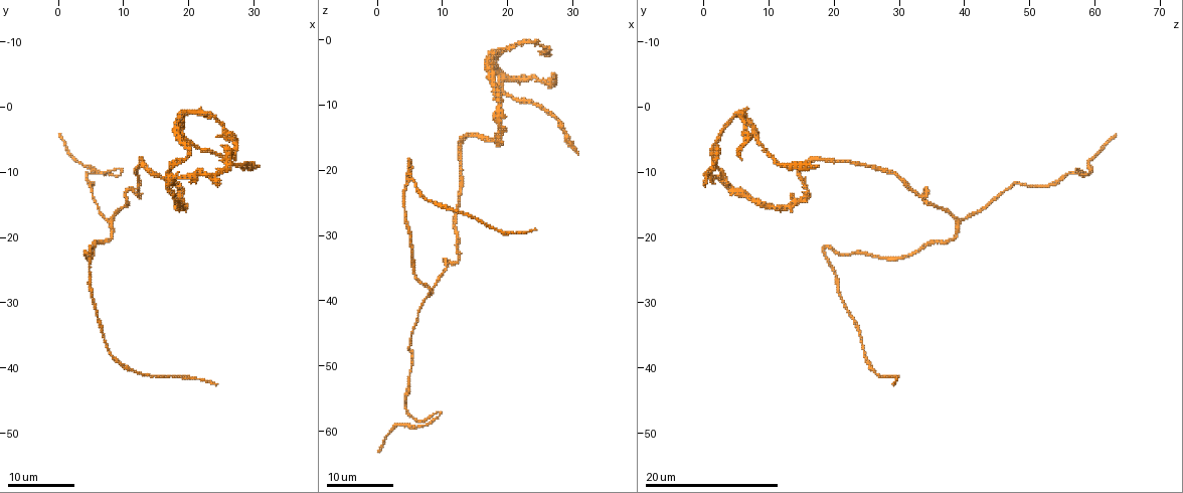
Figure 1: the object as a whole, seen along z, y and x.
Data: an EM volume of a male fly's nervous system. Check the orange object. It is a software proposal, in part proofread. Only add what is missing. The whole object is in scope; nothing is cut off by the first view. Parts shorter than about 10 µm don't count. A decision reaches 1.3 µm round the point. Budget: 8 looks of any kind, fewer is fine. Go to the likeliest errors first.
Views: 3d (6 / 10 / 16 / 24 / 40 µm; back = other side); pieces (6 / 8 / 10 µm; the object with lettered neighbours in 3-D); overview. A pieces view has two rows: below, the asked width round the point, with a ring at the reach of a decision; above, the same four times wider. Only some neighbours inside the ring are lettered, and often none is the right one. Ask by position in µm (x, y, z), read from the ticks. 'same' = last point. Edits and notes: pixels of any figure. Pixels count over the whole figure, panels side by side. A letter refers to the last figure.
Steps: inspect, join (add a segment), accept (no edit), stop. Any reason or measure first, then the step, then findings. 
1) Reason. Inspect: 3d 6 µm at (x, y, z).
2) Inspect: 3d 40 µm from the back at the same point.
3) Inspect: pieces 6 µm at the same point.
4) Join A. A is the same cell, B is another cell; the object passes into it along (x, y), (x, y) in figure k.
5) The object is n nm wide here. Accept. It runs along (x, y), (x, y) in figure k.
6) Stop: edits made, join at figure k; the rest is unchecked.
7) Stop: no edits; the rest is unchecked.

Inspect: 3d 24 µm at (0.5, 4.5, 63.0).

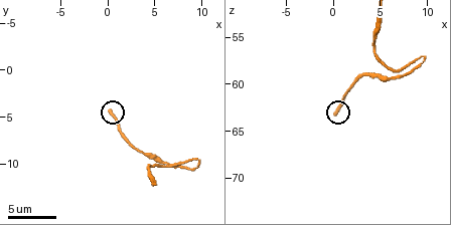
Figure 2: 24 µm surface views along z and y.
Inspect: pieces 6 µm at (0.4, 4.4, 63.0).

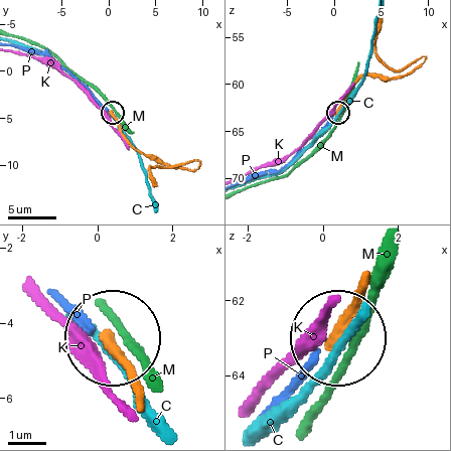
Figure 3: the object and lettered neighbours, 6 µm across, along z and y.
Accept. C, K, M and P are other cells; it runs along (141, 384), (115, 339) in figure 3; no lettered segment goes on from it.

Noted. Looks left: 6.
Long arm stops here. Inspect: 3d 24 µm at (24.0, 42.5, 29.0).

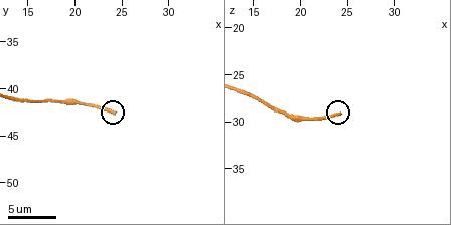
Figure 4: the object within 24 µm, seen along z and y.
What lies round it. Inspect: pieces 10 µm at (24.4, 42.6, 29.0).

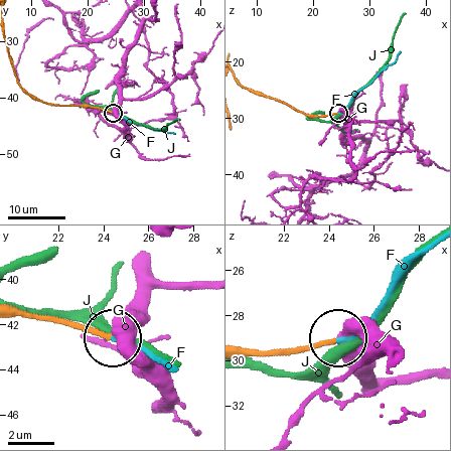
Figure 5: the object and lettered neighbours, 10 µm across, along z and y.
Join F. F is the same cell, G and J are other cells; the object passes into it along (96, 108), (174, 133) in figure 5; it goes on there.

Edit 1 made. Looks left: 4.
Inspect: overview.

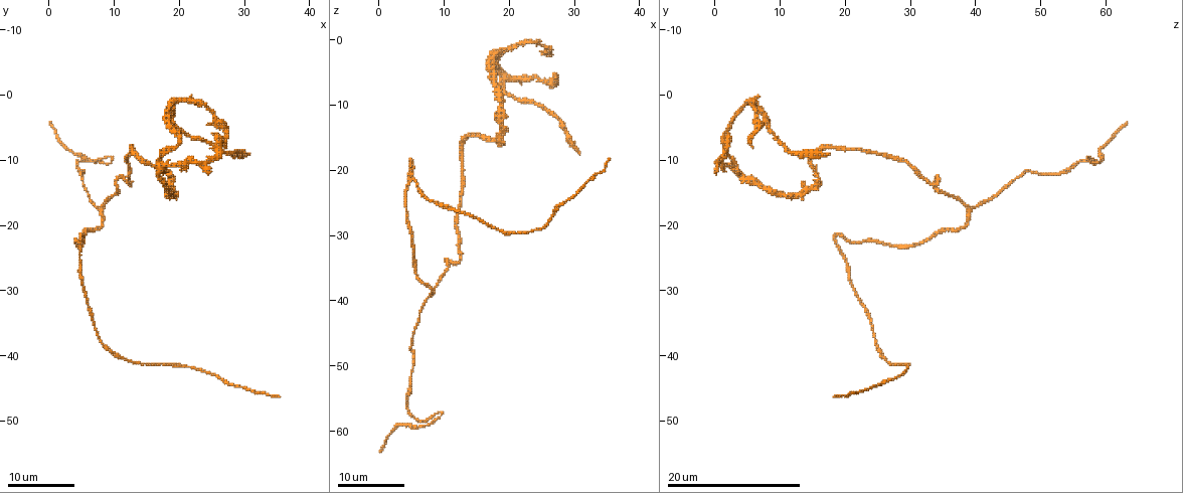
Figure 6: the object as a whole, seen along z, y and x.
Thin end. Inspect: 3d 24 µm at (31.0, 9.0, 17.5).

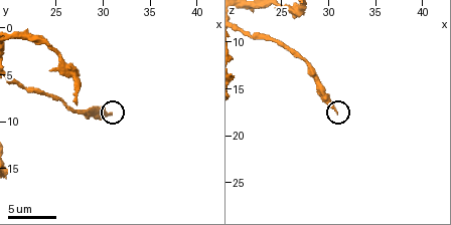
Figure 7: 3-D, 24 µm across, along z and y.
See the neighbours. Inspect: pieces 6 µm at (30.8, 9.0, 17.4).

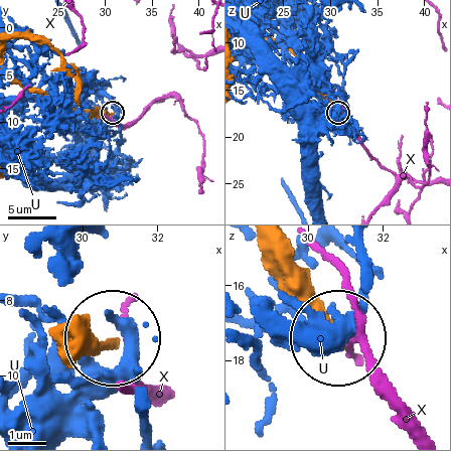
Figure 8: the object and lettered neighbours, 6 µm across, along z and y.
Accept. U and X are other cells; it runs along (65, 326), (111, 336) in figure 8; no lettered segment goes on from it.

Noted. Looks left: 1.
Stop: edits made, join at figure 5; the rest is unchecked.

